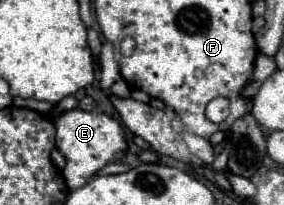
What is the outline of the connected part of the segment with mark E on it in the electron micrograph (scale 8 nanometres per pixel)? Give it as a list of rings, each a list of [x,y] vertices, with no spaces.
[[[73,109],[55,117],[53,121],[57,127],[57,149],[67,159],[63,177],[69,189],[83,187],[101,167],[105,167],[107,163],[113,163],[117,157],[121,157],[127,151],[127,141],[125,141],[121,125],[103,113]]]

